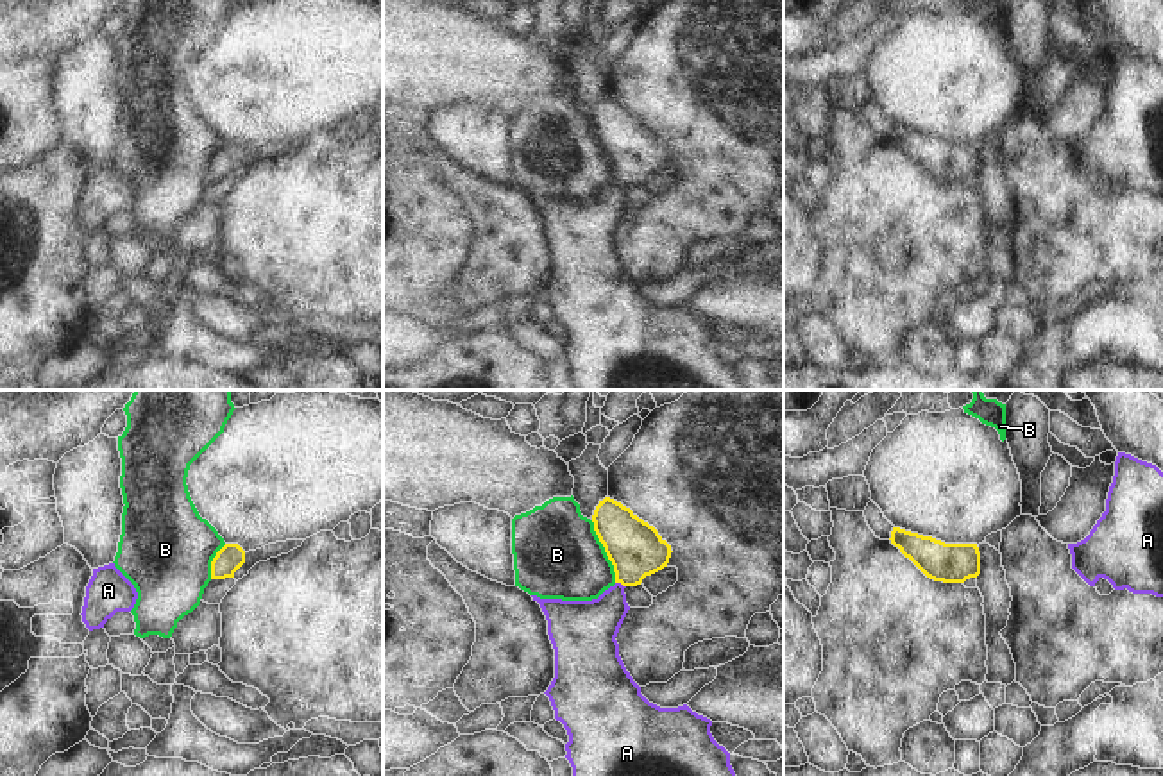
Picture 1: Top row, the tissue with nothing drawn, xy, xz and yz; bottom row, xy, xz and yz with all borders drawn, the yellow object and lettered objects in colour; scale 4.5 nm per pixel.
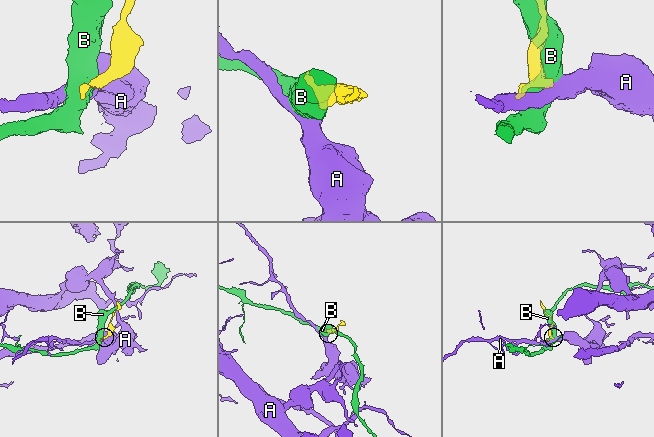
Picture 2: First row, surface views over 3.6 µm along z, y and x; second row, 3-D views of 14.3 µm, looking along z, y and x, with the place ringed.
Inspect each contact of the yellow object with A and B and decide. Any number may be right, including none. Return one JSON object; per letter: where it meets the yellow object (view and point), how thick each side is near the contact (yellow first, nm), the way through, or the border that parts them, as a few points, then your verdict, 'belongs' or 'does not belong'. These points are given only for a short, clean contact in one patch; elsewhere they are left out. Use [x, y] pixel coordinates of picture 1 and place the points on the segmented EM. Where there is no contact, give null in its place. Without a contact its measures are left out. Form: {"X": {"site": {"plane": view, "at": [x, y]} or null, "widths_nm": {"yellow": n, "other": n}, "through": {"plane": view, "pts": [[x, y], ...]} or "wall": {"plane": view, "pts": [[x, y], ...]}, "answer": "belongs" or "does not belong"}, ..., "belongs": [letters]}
{"A": {"site": {"plane": "xz", "at": [621, 583]}, "widths_nm": {"yellow": 260, "other": 260}, "through": {"plane": "xz", "pts": [[636, 549], [630, 571], [621, 583], [612, 605], [589, 628]]}, "answer": "belongs"}, "B": {"site": {"plane": "xz", "at": [605, 551]}, "widths_nm": {"yellow": 260, "other": 400}, "answer": "does not belong"}, "belongs": ["A"]}

